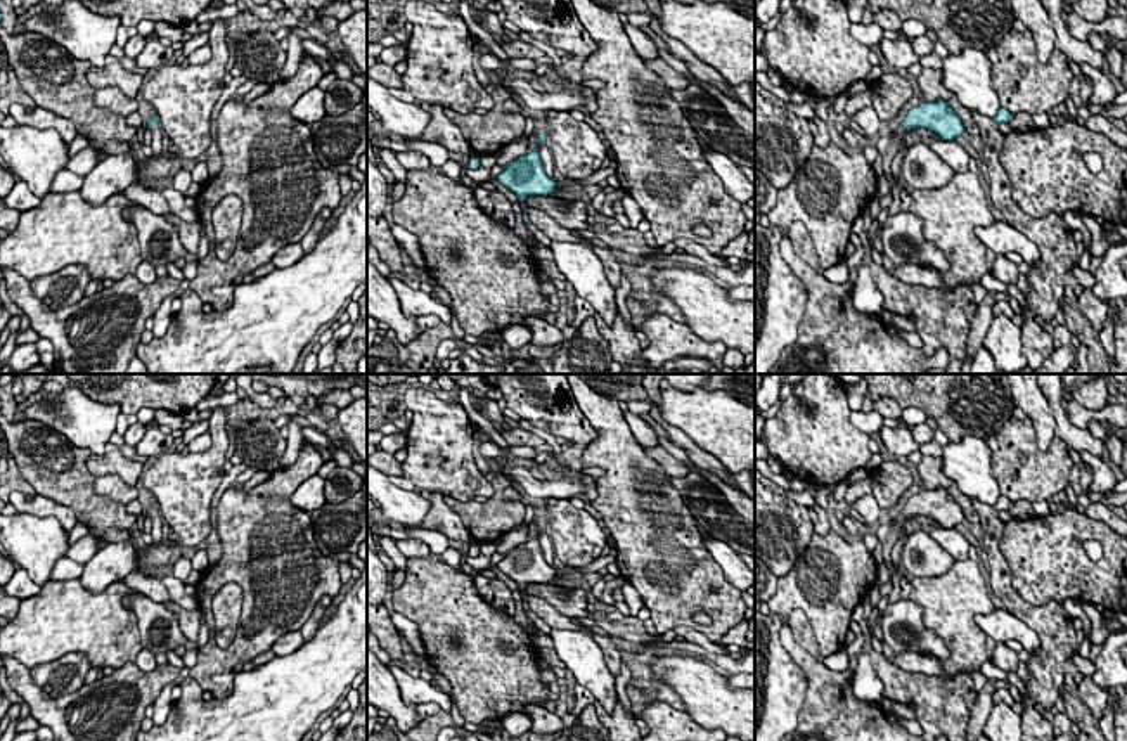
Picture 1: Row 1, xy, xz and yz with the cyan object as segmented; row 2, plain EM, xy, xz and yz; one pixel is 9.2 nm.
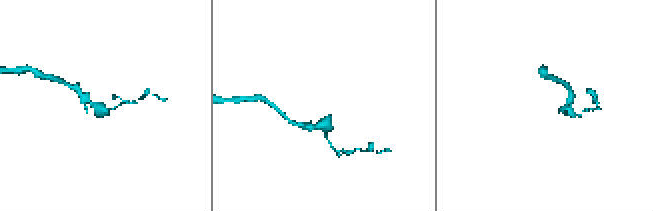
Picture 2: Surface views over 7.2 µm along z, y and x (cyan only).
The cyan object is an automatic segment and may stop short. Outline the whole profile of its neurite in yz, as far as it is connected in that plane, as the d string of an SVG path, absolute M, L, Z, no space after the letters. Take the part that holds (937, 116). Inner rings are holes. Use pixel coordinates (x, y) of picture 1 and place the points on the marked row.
M923 102L912 107L898 128L890 133L890 144L883 156L883 175L878 177L876 197L881 199L885 196L892 196L892 187L888 182L888 177L892 175L892 161L900 149L907 147L904 142L904 133L916 126L935 132L942 140L956 140L964 132L964 125L950 109L949 102Z

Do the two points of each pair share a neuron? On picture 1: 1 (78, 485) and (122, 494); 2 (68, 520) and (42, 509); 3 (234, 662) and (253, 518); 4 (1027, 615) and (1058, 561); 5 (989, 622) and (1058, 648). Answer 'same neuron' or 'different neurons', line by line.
1: different neurons
2: same neuron
3: same neuron
4: different neurons
5: different neurons

